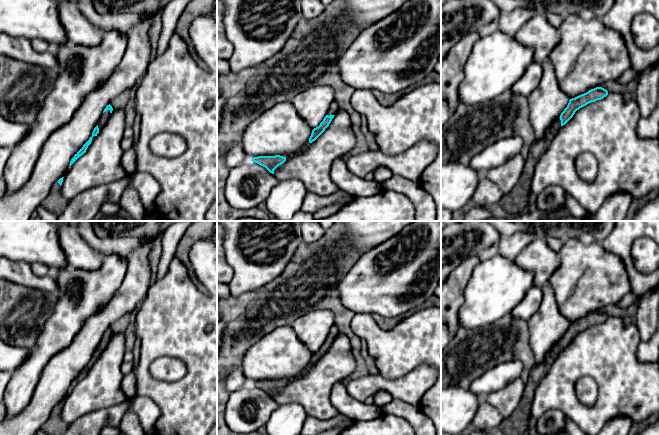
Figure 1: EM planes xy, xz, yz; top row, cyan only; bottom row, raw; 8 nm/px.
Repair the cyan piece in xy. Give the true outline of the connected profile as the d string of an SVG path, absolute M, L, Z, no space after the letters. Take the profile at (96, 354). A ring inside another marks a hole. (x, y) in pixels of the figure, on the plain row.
M110 328L107 329L106 332L105 332L104 335L103 335L103 338L102 338L102 340L101 340L101 342L100 342L98 348L97 348L97 350L94 352L94 354L93 354L93 356L92 356L92 360L89 362L89 364L83 369L83 371L82 371L82 372L74 379L74 381L71 383L71 385L70 385L70 390L71 390L80 380L82 380L82 379L86 376L88 370L91 368L91 366L92 366L92 364L93 364L92 361L93 361L93 360L97 360L97 358L99 357L99 355L102 353L102 351L107 347L108 342L109 342L109 340L110 340L110 338L112 337L112 335L113 335L112 330L111 330Z

